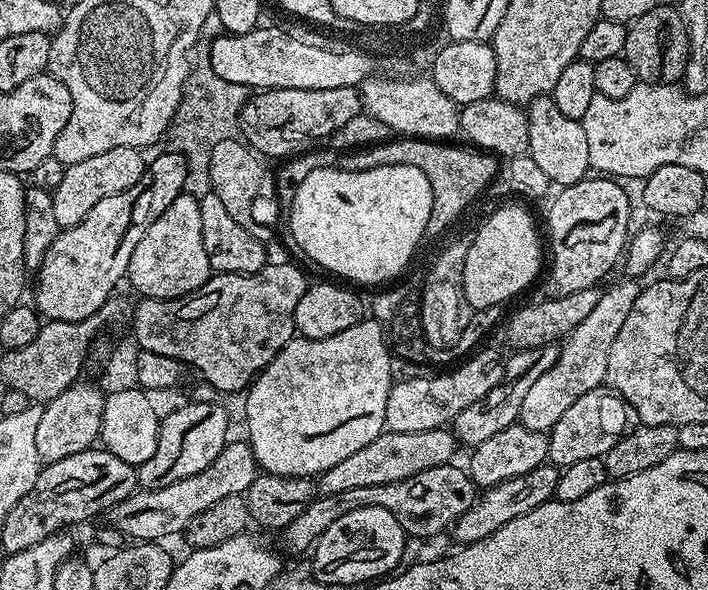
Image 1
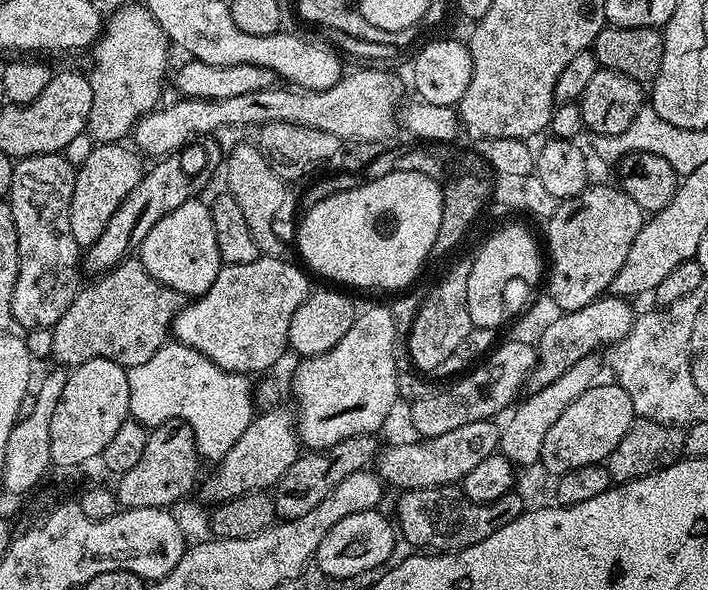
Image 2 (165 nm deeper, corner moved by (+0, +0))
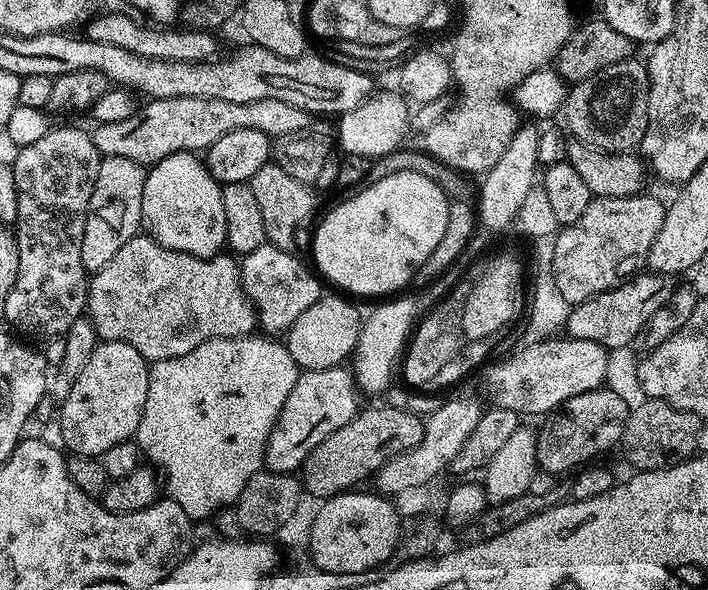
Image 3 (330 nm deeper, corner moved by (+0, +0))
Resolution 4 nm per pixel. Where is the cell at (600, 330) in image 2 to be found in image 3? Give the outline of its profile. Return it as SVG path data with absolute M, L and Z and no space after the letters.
M637 274L616 288L575 305L567 321L567 335L574 340L589 340L602 344L609 350L615 349L614 347L624 348L627 344L629 347L635 341L638 330L642 330L642 326L650 322L650 318L654 318L654 314L658 314L658 310L662 310L662 306L666 306L666 302L672 297L673 277L644 275Z

